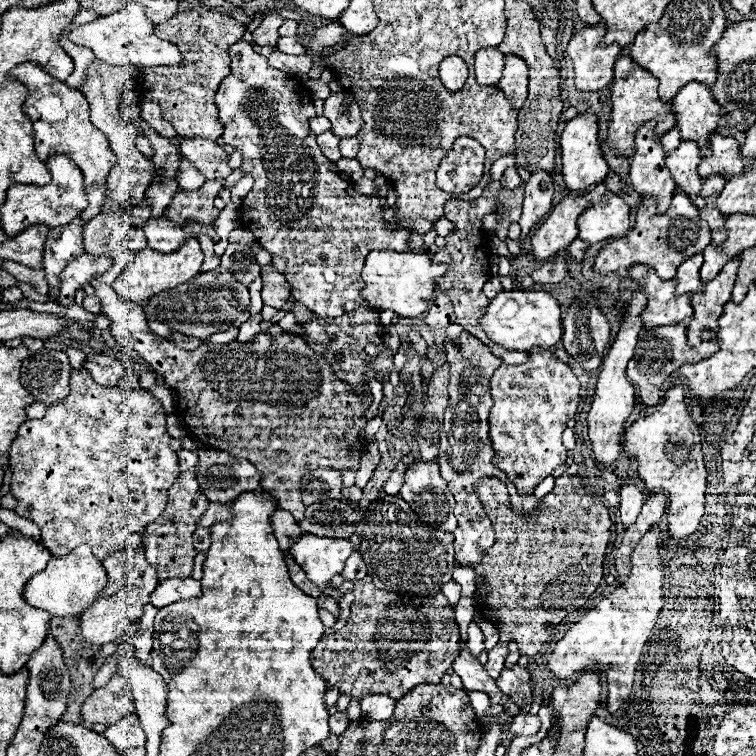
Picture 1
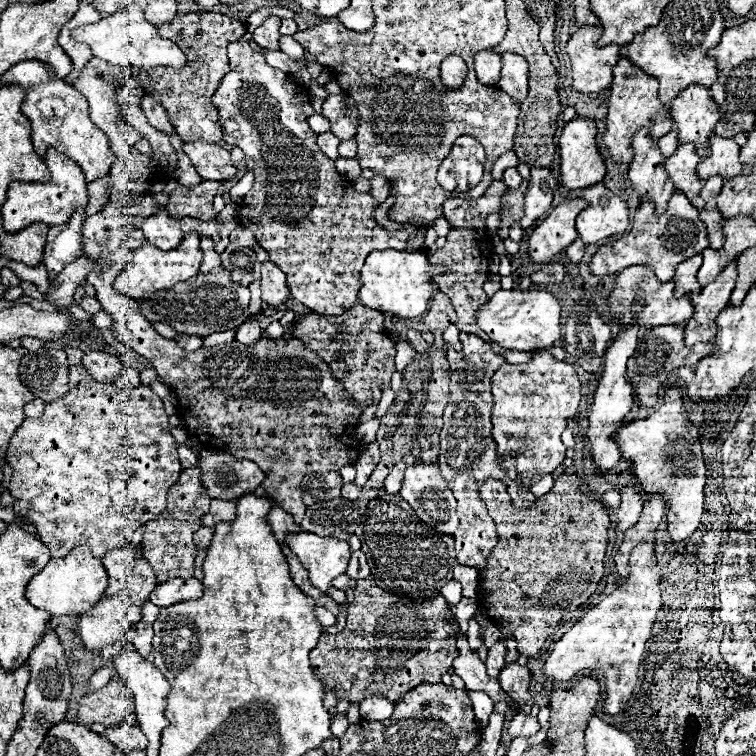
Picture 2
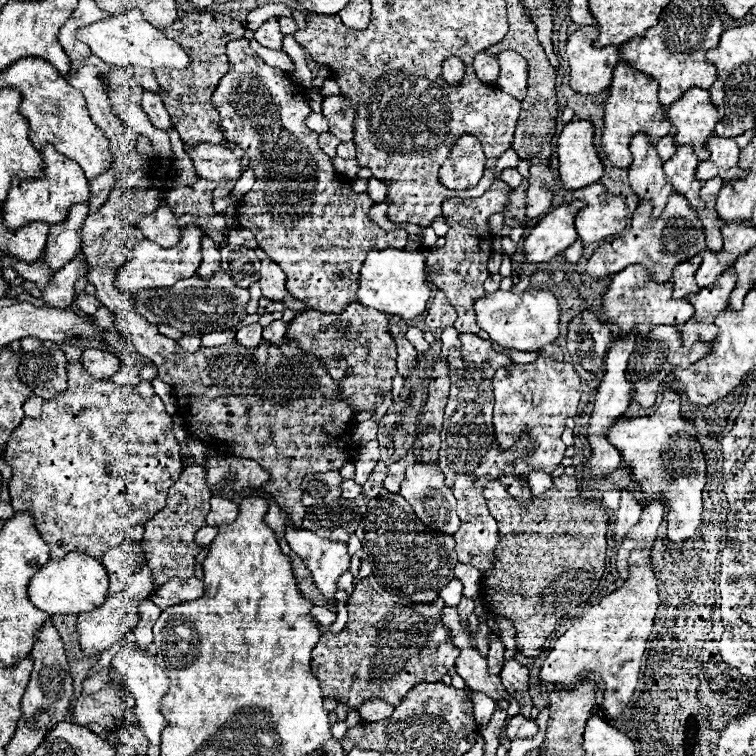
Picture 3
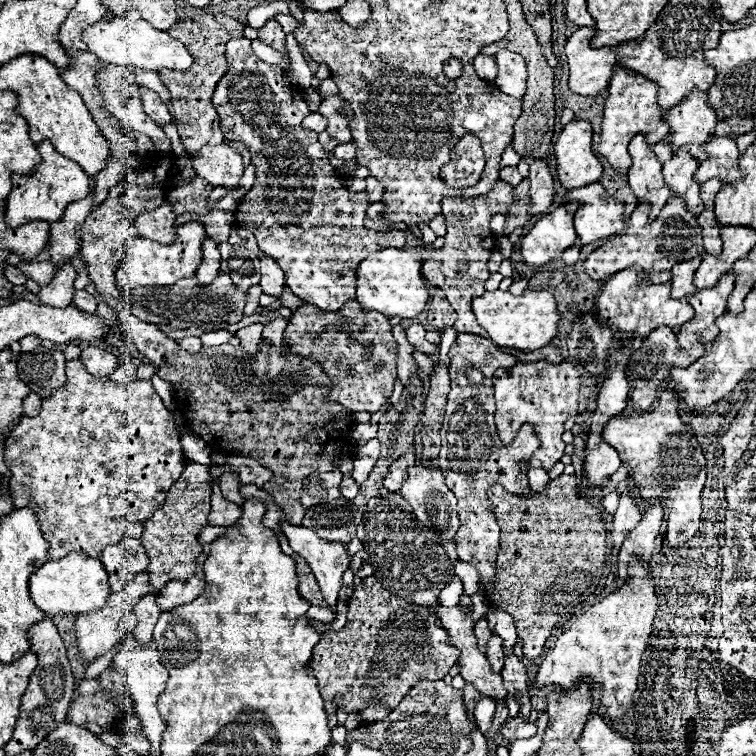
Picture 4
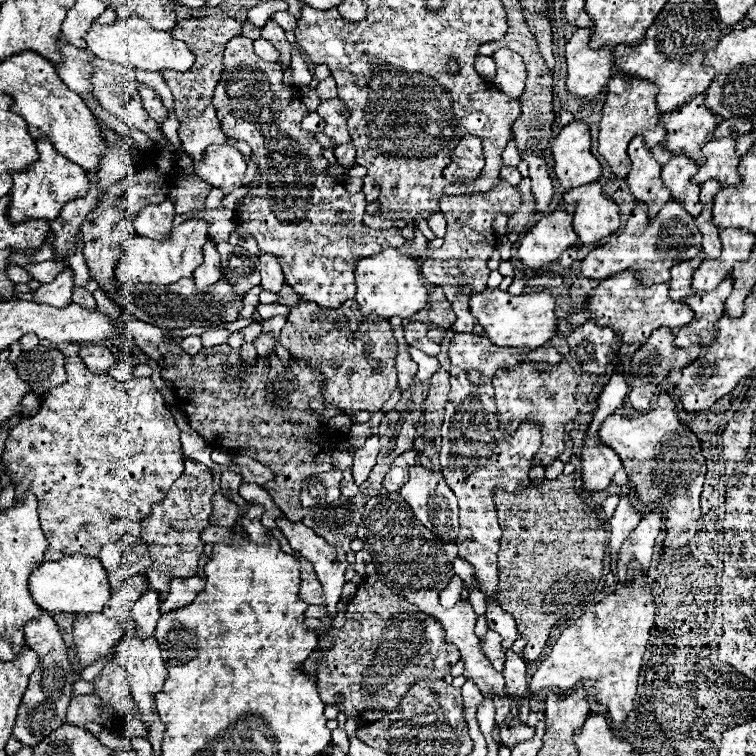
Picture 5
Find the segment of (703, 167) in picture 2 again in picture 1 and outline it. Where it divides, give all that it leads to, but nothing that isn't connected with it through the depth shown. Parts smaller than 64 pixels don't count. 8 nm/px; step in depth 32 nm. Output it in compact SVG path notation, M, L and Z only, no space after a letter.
M714 132L710 136L710 144L712 144L712 156L702 158L698 166L698 174L702 178L708 178L710 174L722 174L730 178L736 172L740 172L744 164L740 160L740 144L734 140L734 136L720 136Z

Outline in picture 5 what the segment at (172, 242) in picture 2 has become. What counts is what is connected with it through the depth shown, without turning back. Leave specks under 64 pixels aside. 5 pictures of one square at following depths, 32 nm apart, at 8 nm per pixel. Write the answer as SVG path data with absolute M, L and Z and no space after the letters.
M164 200L158 206L146 206L136 216L136 232L140 236L156 238L156 240L168 240L168 234L172 232L172 220L174 220L174 204L170 200Z

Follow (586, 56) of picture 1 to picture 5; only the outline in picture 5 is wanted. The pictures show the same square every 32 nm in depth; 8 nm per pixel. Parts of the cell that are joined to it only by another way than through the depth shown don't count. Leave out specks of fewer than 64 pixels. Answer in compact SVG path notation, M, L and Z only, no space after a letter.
M580 28L572 34L566 44L568 62L568 90L576 96L588 98L600 94L608 80L612 78L612 48L604 46L600 50L588 48L592 36L590 28Z

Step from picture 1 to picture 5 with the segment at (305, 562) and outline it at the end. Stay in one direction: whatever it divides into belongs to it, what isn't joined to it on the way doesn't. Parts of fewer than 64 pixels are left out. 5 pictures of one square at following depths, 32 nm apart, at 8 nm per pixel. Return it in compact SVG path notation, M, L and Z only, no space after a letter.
M280 518L276 524L278 524L278 528L282 530L282 534L288 538L292 550L296 550L302 558L306 558L308 562L314 564L314 572L316 572L316 576L318 576L318 580L320 580L320 584L322 584L322 598L326 600L326 610L328 610L328 614L330 614L330 618L322 620L322 624L324 624L326 628L330 628L330 626L332 626L332 618L336 616L336 604L338 604L338 600L340 600L340 592L342 592L342 586L344 586L344 570L348 568L346 550L344 550L342 546L330 546L330 544L326 544L324 538L316 536L316 534L314 534L308 526L304 526L302 522L294 524L294 522L286 520L286 518Z

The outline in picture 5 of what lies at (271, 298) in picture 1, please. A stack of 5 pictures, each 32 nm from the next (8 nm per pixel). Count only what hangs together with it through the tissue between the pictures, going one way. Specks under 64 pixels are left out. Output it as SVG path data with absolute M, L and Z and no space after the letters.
M262 254L260 256L260 276L262 276L262 282L260 286L272 294L278 294L282 290L282 284L284 284L284 274L282 274L282 268L280 264L276 262L274 256L268 256L268 254Z

